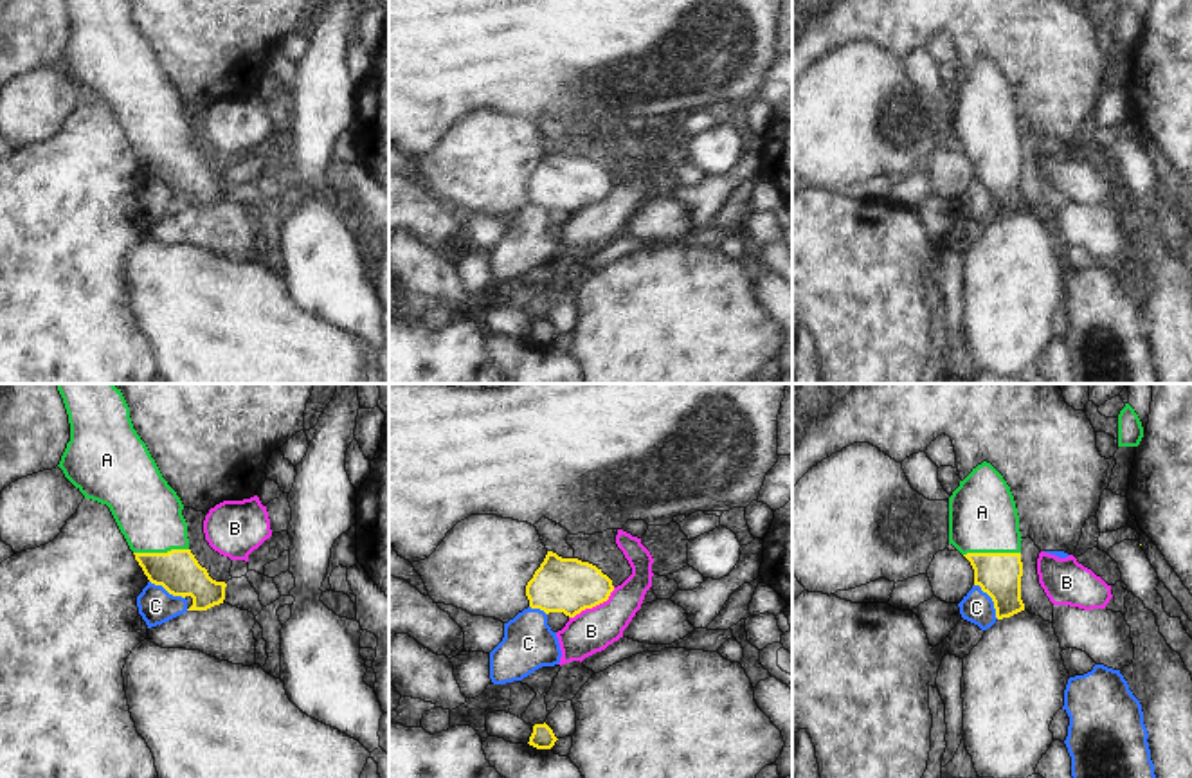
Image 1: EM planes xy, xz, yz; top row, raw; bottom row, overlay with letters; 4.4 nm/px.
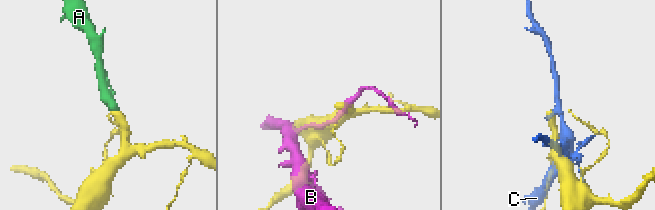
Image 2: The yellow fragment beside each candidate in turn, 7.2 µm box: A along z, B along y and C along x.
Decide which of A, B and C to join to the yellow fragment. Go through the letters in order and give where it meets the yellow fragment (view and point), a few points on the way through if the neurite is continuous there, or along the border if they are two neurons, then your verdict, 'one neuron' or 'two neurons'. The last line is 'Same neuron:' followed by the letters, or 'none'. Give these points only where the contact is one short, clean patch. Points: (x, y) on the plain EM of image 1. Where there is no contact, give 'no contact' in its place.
A: yz (991, 150) | across yz (998, 171), (991, 150), (982, 108) | one neuron
B: xz (593, 202) | along xz (614, 184), (605, 197), (569, 215) | two neurons
C: yz (993, 197) | two neurons
Same neuron: A

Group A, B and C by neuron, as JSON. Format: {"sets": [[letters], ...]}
{"sets": [["A"], ["B"], ["C"]]}

